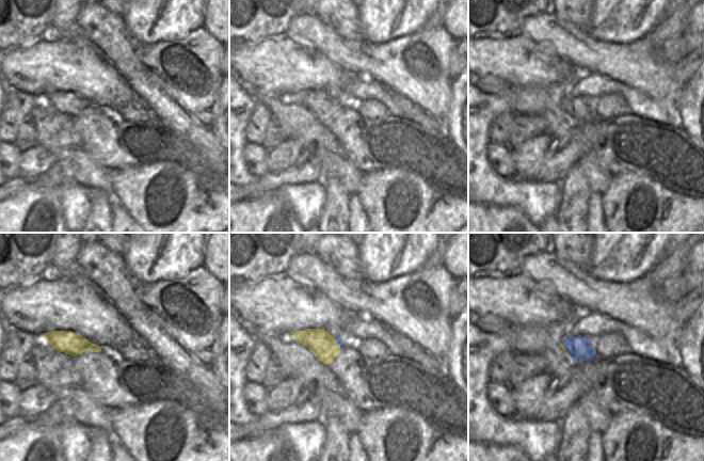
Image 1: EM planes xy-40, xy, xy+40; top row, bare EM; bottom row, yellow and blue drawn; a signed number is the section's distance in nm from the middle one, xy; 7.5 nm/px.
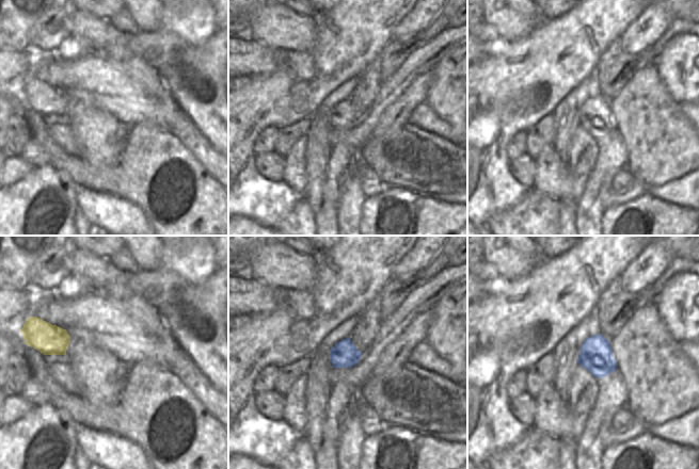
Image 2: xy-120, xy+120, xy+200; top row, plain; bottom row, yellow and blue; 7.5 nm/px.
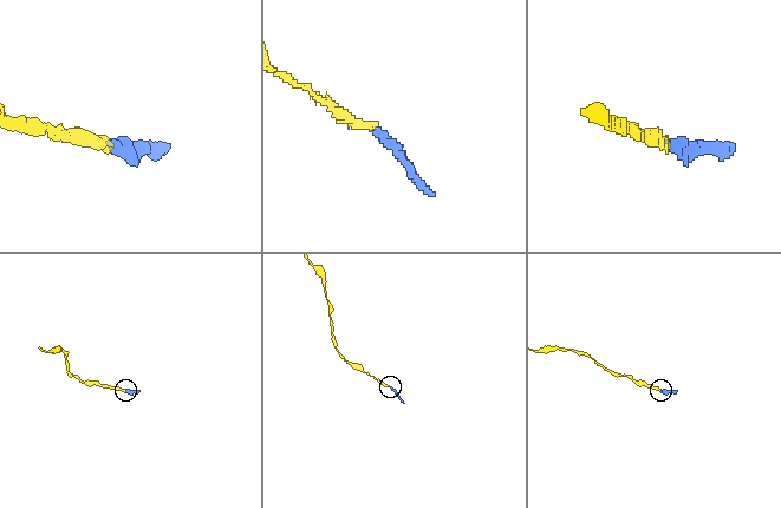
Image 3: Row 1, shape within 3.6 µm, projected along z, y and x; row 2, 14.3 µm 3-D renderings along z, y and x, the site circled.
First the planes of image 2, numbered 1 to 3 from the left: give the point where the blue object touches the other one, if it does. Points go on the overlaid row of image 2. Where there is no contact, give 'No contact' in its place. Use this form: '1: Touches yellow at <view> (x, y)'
1: No contact
2: No contact
3: No contact.

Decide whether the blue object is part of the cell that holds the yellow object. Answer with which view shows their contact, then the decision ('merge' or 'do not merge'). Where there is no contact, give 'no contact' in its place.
contact in xy+40; merge

